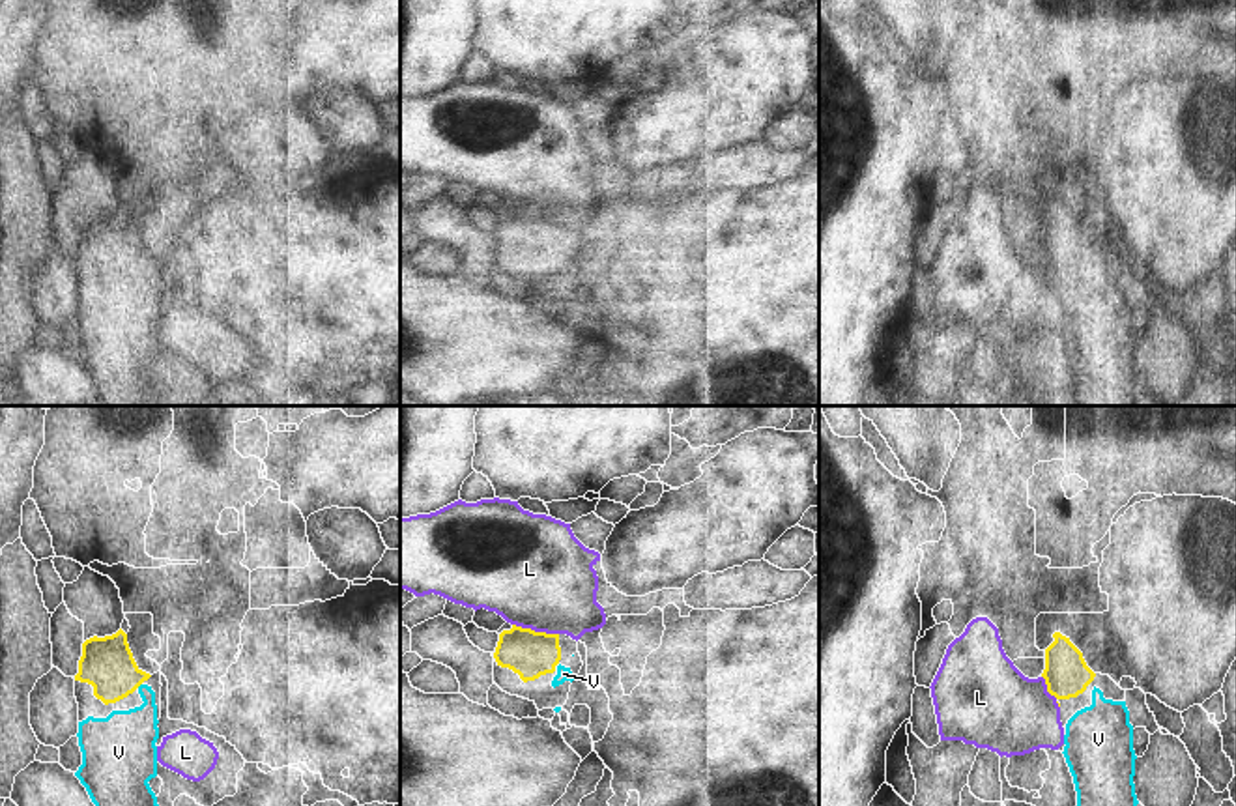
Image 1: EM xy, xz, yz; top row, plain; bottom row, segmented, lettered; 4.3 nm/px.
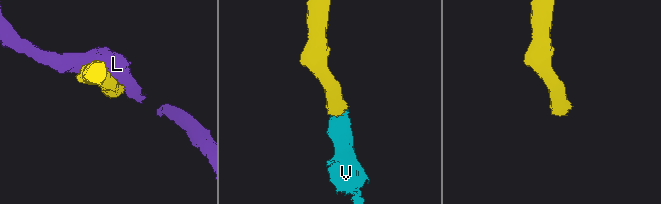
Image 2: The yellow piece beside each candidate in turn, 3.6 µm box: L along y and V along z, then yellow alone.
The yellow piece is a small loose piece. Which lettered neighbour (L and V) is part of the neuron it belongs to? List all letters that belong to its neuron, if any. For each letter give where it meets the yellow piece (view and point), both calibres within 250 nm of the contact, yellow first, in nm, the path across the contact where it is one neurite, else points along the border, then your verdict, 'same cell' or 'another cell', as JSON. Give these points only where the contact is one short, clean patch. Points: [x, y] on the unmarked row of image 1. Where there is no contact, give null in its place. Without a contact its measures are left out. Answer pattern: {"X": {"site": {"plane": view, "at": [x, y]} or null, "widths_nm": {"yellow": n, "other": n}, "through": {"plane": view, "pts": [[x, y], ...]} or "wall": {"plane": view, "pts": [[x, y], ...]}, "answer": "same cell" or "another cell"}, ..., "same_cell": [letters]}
{"L": {"site": {"plane": "xz", "at": [533, 212]}, "widths_nm": {"yellow": 200, "other": 460}, "wall": {"plane": "xz", "pts": [[513, 204], [558, 215]]}, "answer": "another cell"}, "V": {"site": {"plane": "xy", "at": [139, 266]}, "widths_nm": {"yellow": 220, "other": 260}, "through": {"plane": "xy", "pts": [[107, 245], [139, 266], [146, 296], [124, 322]]}, "answer": "same cell"}, "same_cell": ["V"]}

